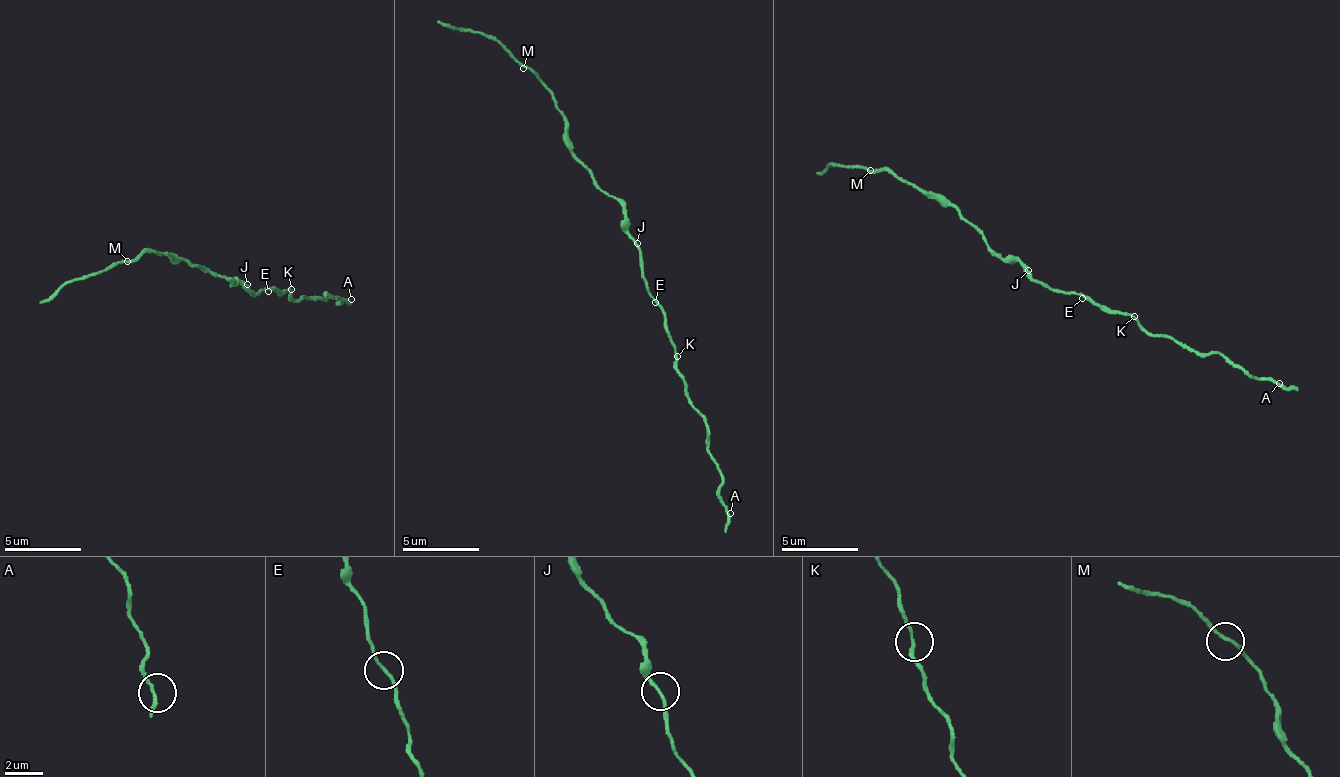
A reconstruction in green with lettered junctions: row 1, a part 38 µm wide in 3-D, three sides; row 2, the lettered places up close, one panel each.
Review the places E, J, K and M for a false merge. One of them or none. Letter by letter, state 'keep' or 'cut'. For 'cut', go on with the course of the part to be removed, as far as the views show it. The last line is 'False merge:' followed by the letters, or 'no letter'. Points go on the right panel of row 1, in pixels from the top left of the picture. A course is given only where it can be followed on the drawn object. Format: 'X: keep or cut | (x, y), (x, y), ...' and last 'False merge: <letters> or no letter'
E: keep
J: keep
K: keep
M: keep
False merge: no letter

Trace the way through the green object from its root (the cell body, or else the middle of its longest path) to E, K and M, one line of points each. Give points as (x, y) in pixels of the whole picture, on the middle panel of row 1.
E: (633, 241), (640, 254), (644, 286), (655, 302)
K: (633, 241), (640, 254), (644, 286), (663, 314), (663, 325), (678, 357)
M: (633, 241), (625, 231), (625, 212), (614, 197), (607, 197), (573, 151), (554, 94), (531, 71), (523, 68)

